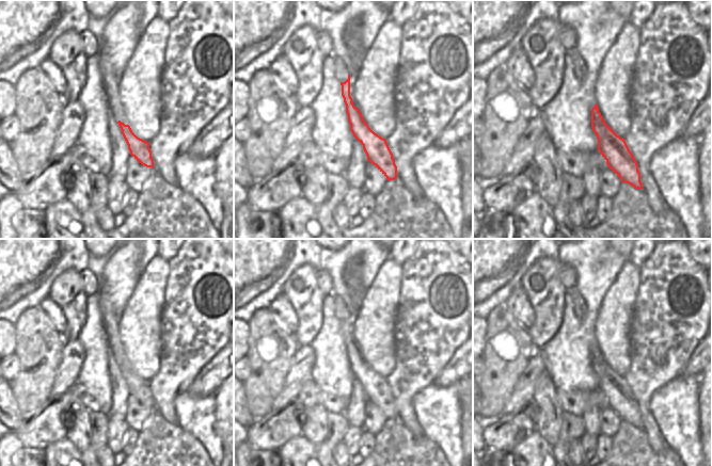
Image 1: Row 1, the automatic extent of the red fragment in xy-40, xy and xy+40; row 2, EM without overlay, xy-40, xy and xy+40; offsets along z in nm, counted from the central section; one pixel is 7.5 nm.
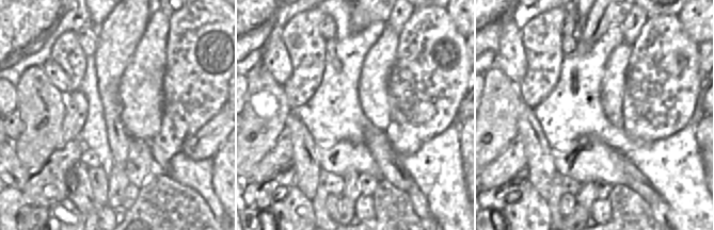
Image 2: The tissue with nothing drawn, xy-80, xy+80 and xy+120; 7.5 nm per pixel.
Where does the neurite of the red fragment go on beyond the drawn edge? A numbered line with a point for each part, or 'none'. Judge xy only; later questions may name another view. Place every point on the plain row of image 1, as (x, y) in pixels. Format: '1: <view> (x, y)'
1: xy (341, 309)

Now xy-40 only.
none

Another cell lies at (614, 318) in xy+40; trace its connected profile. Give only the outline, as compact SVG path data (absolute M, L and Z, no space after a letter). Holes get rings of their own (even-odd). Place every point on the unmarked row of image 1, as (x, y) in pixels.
M626 259L602 299L596 342L606 364L620 376L630 369L630 324L640 284L640 268Z

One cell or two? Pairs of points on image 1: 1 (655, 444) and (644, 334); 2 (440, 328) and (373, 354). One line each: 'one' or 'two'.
1: one
2: two

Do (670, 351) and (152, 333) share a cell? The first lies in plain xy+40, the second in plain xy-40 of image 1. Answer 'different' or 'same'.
different

